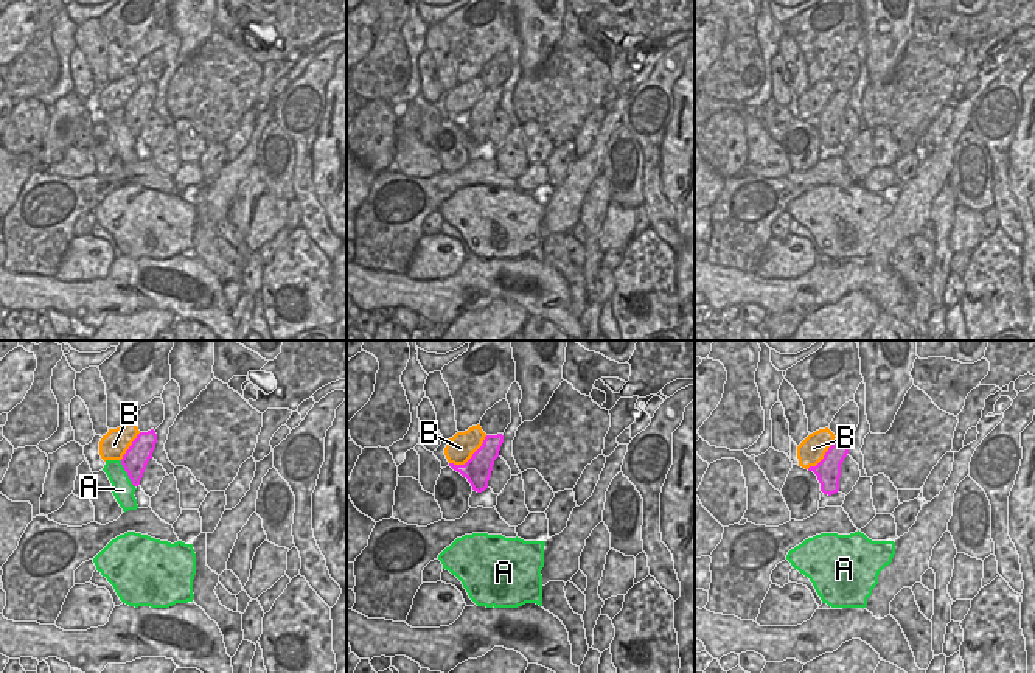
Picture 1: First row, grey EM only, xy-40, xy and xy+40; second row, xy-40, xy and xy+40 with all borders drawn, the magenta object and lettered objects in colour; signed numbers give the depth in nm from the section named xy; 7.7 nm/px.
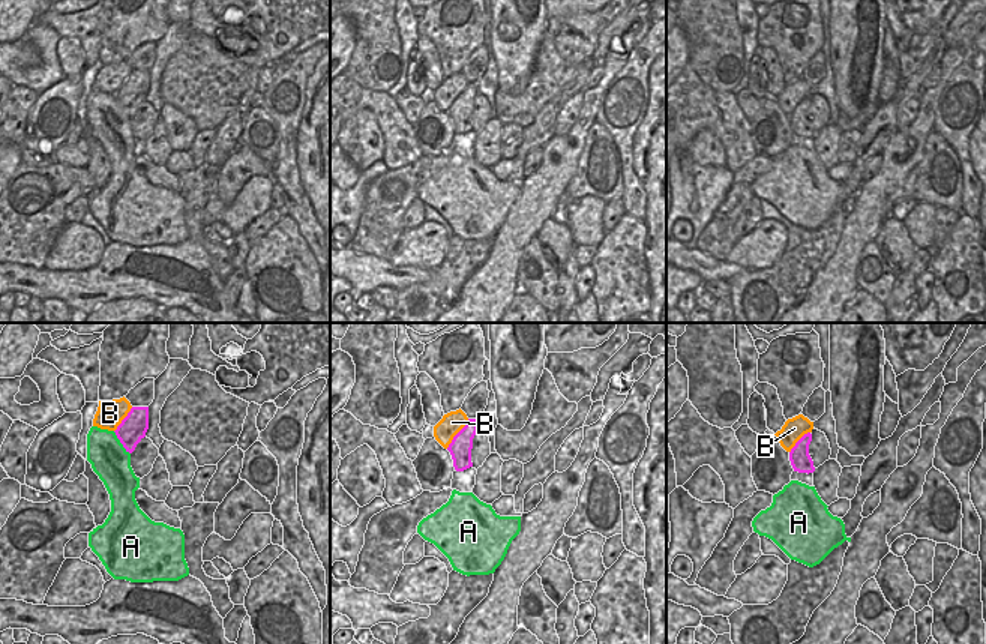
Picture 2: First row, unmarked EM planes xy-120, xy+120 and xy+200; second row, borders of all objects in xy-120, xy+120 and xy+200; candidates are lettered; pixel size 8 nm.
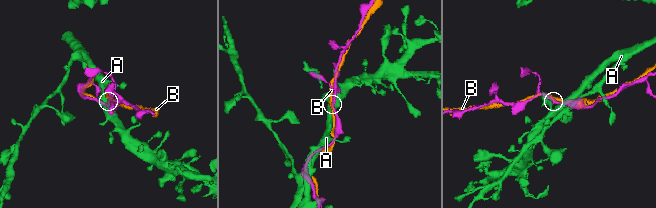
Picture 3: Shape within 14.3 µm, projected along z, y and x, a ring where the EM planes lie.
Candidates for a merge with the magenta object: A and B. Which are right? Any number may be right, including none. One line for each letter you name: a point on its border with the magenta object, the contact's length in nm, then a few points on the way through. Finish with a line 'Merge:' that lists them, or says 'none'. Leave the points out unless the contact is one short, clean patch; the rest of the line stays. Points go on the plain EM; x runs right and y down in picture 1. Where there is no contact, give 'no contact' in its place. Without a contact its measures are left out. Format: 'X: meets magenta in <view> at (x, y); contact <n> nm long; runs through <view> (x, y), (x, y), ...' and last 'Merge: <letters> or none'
Merge: none

